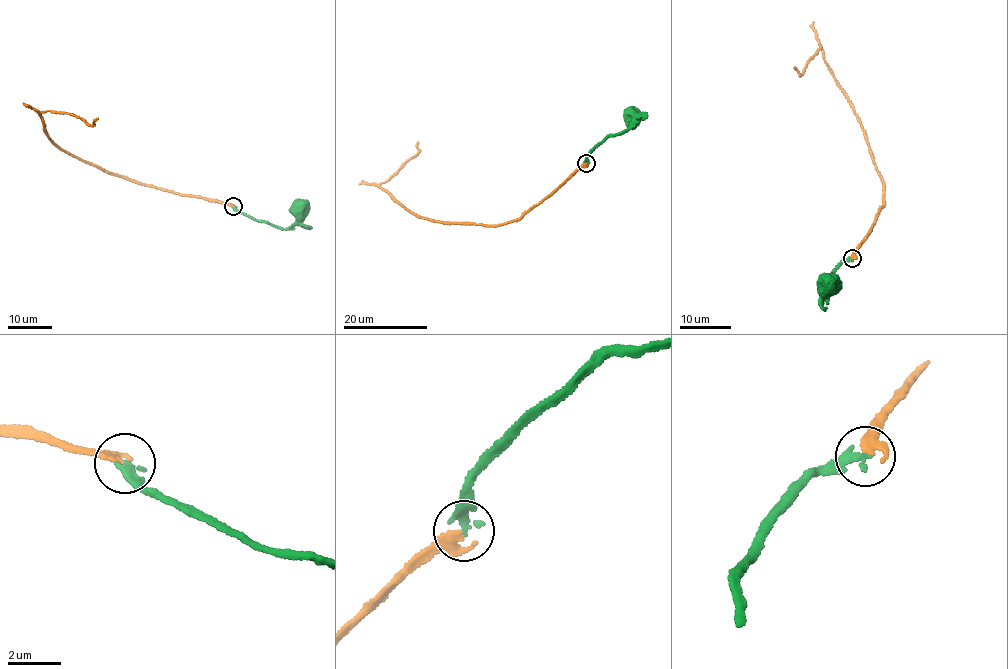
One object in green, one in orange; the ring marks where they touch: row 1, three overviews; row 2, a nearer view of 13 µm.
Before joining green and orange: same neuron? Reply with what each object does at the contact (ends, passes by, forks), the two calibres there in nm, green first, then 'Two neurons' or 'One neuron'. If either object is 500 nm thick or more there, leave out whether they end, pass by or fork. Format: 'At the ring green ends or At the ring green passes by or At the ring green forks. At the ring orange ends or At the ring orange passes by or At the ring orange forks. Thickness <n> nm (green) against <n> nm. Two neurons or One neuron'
At the ring green ends. At the ring orange passes by. Thickness 280 nm (green) against 200 nm. One neuron

